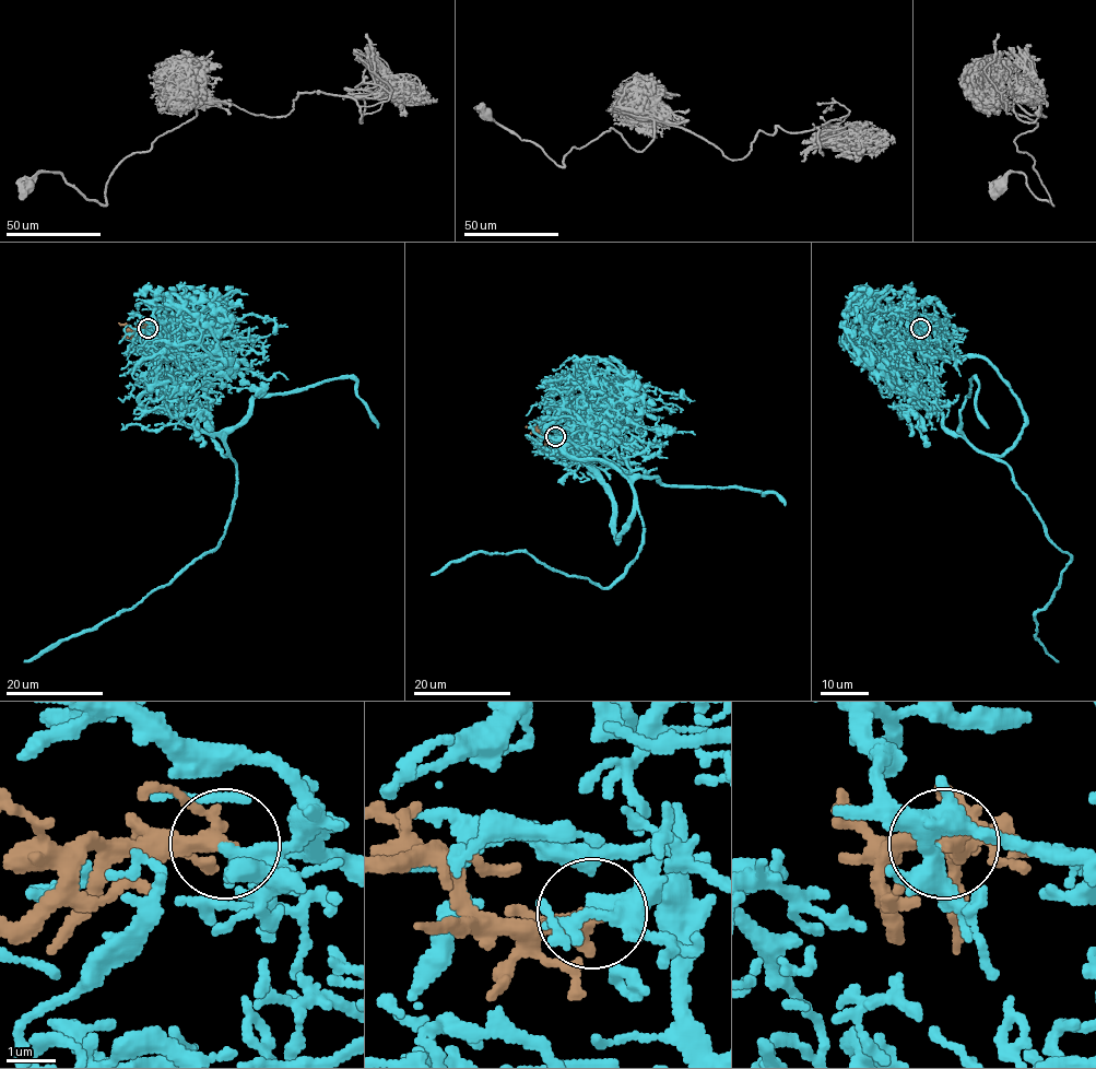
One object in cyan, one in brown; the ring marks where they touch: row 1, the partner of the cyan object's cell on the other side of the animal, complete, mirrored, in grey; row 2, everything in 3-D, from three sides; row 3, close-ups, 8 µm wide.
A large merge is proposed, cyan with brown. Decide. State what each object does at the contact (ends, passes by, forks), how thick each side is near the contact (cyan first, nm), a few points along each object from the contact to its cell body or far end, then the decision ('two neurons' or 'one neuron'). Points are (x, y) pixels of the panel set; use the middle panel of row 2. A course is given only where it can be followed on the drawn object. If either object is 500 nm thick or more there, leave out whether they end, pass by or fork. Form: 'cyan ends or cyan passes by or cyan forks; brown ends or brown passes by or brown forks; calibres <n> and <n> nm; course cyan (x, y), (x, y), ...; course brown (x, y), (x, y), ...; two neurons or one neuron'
cyan ends; brown passes by; calibres 380 and 300 nm; course cyan (554, 436), (597, 473), (617, 541), (637, 510), (629, 566), (599, 587), (479, 552), (431, 575); course brown (554, 436), (544, 437), (535, 427), (526, 427); one neuron

